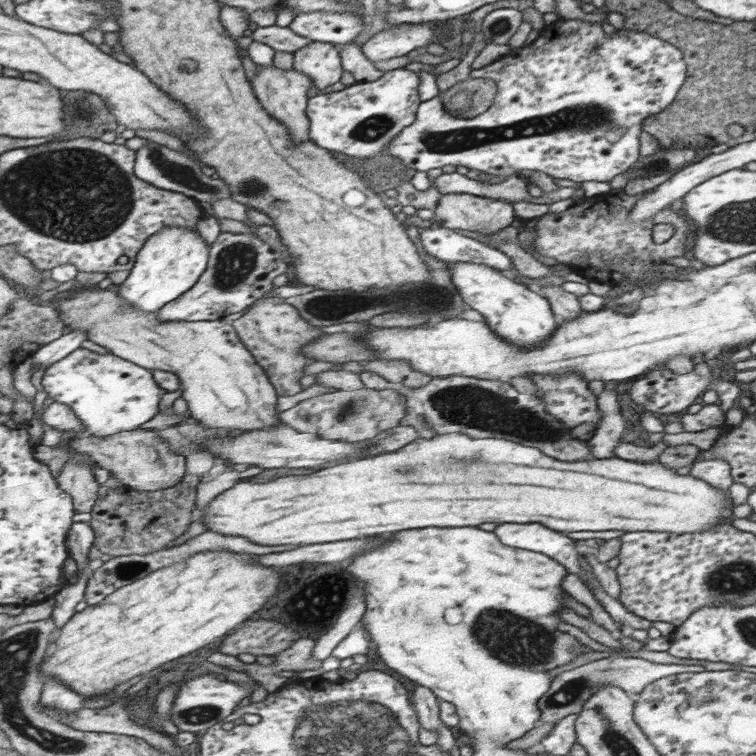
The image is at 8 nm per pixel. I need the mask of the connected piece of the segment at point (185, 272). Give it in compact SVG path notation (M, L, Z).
M169 228L154 235L137 258L137 265L122 286L117 287L122 299L141 311L159 312L172 301L193 290L209 269L211 246L200 231Z

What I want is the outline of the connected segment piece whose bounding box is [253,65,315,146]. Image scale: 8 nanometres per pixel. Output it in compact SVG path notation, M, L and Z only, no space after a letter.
M259 65L253 85L266 110L290 128L295 136L296 146L302 146L302 143L308 140L309 117L307 116L306 100L308 100L308 92L312 90L312 86L315 86L313 79L296 68L284 70L275 65Z

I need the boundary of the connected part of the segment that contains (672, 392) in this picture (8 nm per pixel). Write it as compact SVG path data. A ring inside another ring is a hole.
M706 362L695 365L694 370L686 374L675 374L674 370L653 370L648 374L642 374L635 378L632 384L632 400L642 404L646 411L655 412L656 415L674 414L687 412L688 407L698 402L705 391L715 389L718 396L722 398L720 409L725 414L732 406L738 403L740 396L744 393L744 386L736 386L735 381L722 381L714 374Z

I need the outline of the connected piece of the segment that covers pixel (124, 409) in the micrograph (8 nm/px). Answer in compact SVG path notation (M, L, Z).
M88 348L78 349L64 360L57 362L56 365L48 367L43 376L42 384L44 384L50 397L54 398L55 401L68 404L78 413L78 416L84 421L84 426L86 426L85 436L99 437L140 429L142 424L150 422L152 418L156 418L160 414L158 404L162 404L162 395L166 392L159 385L155 371L152 369L144 368L112 352L99 354L88 350Z

